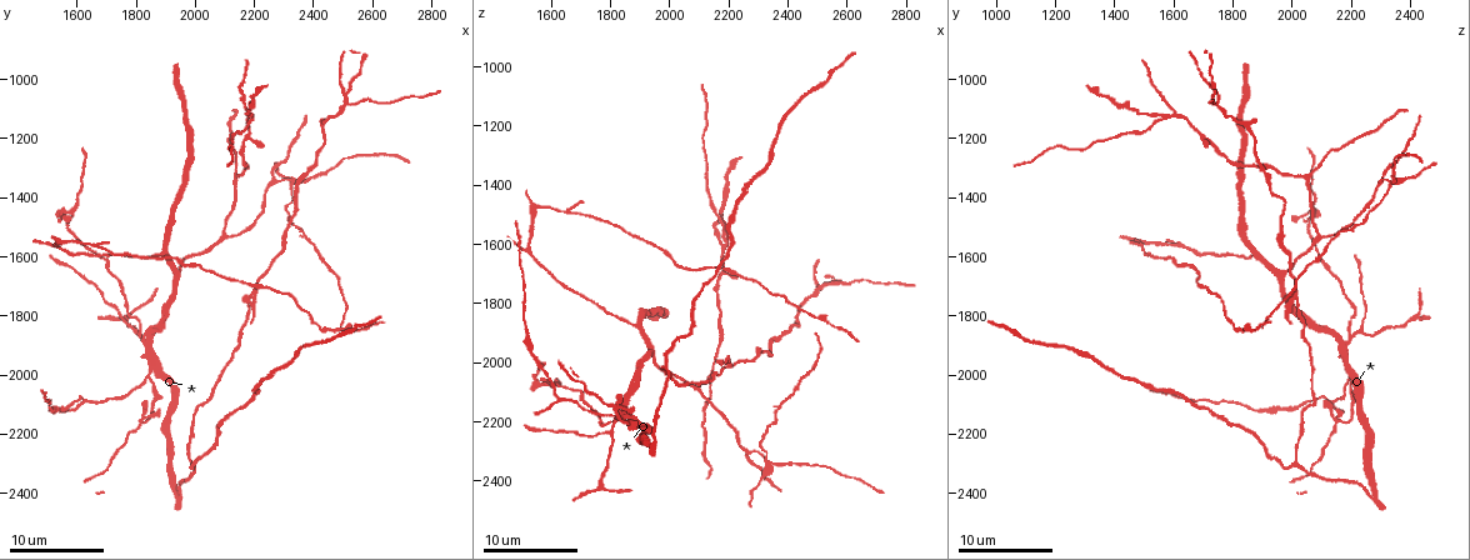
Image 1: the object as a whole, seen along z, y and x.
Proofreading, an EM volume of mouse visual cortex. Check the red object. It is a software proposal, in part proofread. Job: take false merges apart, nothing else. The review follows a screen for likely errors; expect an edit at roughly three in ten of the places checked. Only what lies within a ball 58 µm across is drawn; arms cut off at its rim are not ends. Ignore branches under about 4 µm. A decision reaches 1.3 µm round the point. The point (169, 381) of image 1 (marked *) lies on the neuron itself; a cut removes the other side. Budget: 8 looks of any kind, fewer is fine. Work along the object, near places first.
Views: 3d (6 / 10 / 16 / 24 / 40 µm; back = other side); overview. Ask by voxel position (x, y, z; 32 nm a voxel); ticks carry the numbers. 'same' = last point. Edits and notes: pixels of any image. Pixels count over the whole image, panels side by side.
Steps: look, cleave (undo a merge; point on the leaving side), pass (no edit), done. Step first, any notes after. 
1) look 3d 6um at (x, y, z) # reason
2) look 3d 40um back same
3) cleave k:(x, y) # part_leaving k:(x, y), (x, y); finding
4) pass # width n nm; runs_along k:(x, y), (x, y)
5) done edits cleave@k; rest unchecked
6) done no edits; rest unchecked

look 3d 6um at (1820, 2150, 2160) # four-way junction

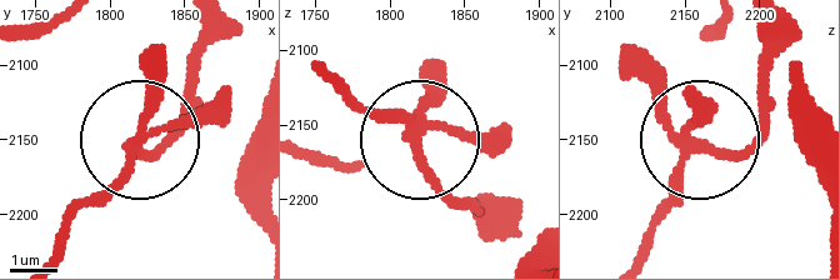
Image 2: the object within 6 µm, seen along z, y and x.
pass # all the same neuron

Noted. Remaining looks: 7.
look 3d 16um at (1980, 2290, 2010) # three-way junction

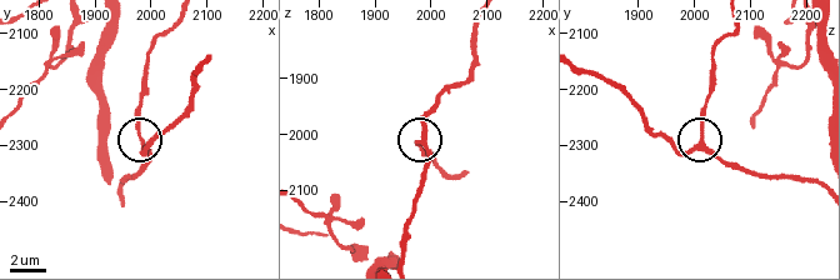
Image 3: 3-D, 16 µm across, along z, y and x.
pass # arms 3; runs_along 3:(403, 256), (411, 203), (430, 153), (425, 118), (439, 96); one neuron here

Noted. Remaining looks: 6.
look 3d 16um at (2200, 1740, 2000) # four-way junction

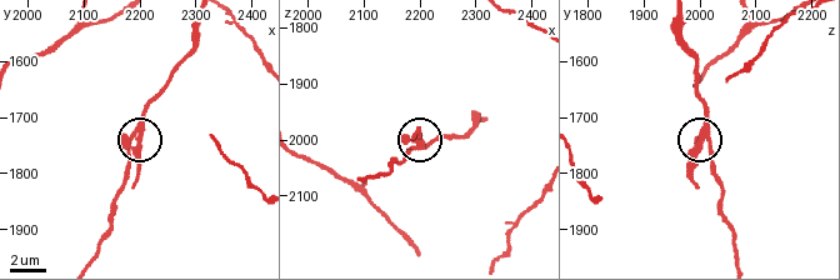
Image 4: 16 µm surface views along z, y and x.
pass # runs_along 4:(89, 258), (113, 218), (134, 139), (139, 141), (139, 180); one neuron here

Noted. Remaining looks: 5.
look 3d 10um at (2520, 1080, 1750) # two arms at a narrow angle

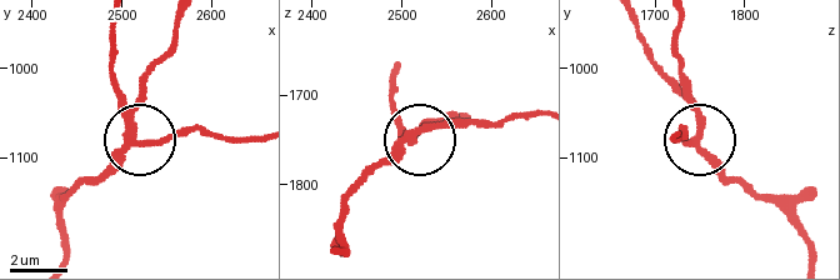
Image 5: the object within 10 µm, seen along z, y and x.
pass # arms 4; runs_along 5:(64, 254), (66, 201), (135, 138), (130, 111), (138, 78); one neuron here

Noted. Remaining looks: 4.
done no edits; rest unchecked

